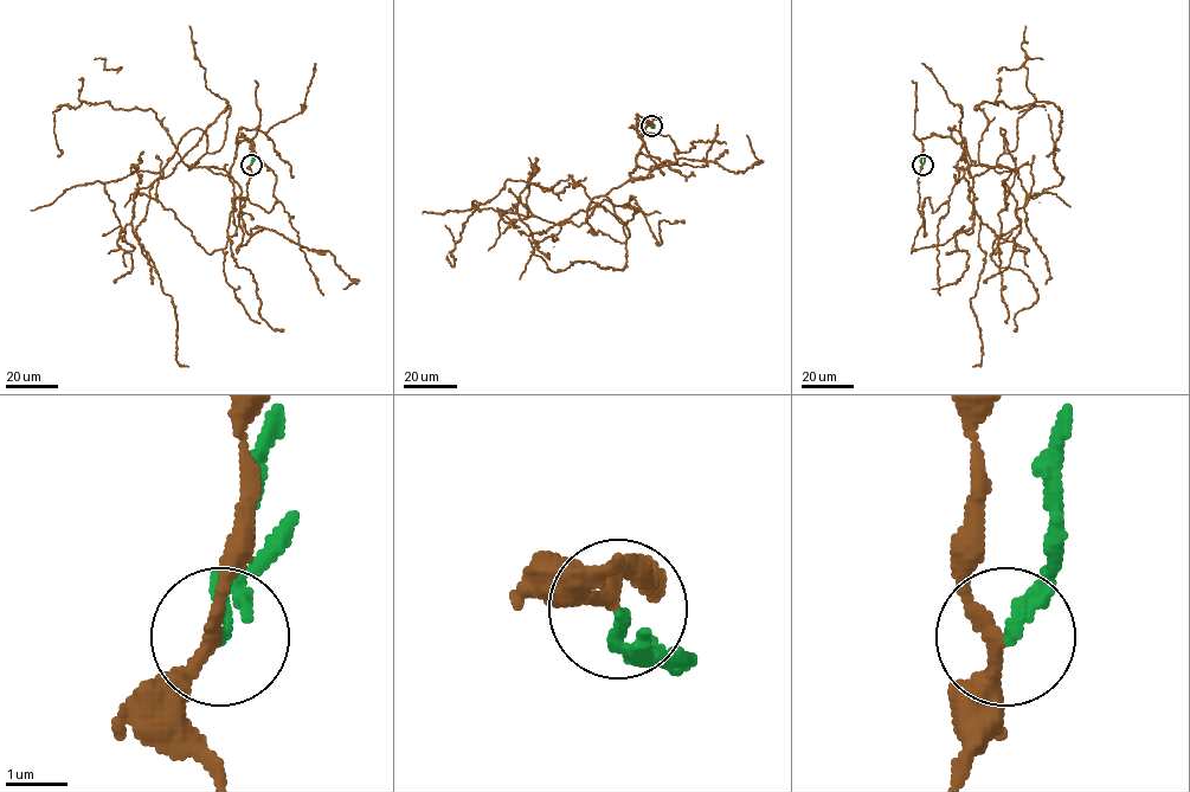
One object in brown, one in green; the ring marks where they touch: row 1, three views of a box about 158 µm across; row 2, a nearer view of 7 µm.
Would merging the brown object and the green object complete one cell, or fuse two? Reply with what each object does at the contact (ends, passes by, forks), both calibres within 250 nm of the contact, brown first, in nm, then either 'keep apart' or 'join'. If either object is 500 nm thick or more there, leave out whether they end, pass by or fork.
brown passes by; green ends; calibres 200 and 170 nm; keep apart

